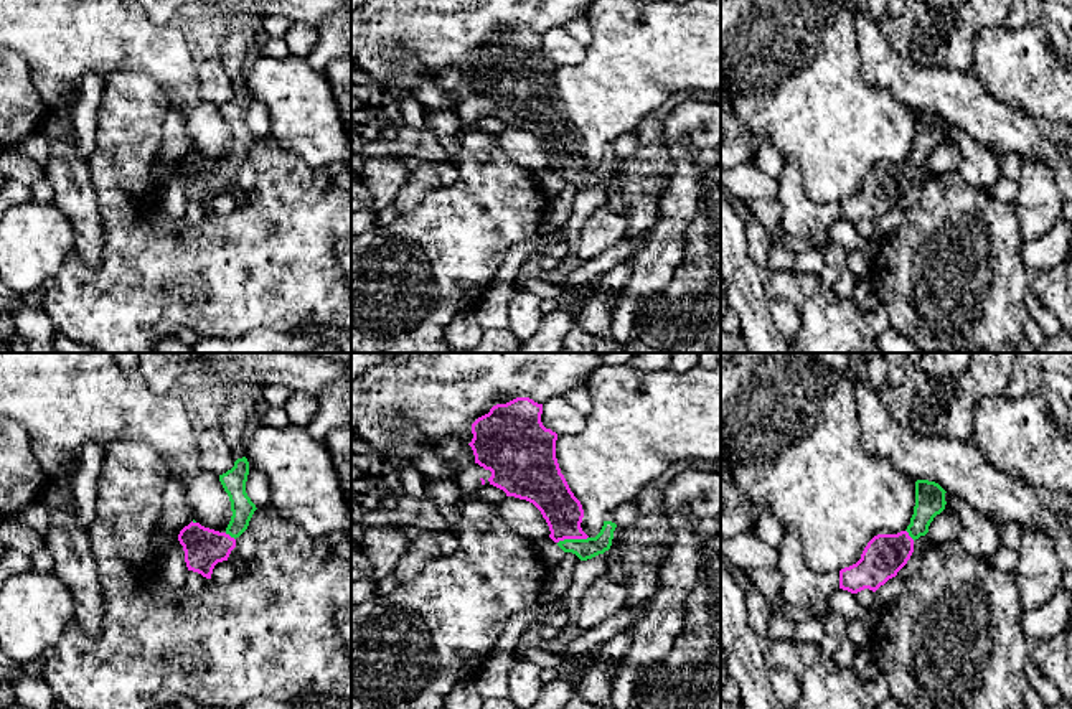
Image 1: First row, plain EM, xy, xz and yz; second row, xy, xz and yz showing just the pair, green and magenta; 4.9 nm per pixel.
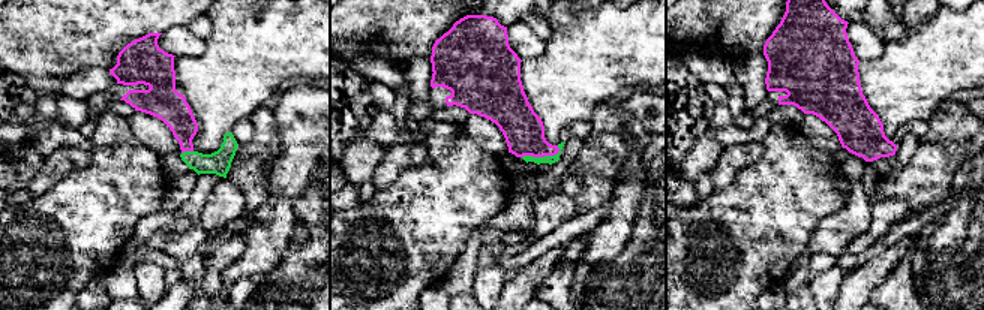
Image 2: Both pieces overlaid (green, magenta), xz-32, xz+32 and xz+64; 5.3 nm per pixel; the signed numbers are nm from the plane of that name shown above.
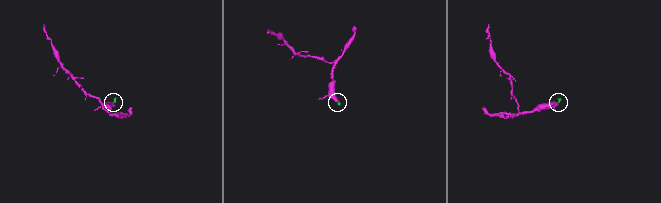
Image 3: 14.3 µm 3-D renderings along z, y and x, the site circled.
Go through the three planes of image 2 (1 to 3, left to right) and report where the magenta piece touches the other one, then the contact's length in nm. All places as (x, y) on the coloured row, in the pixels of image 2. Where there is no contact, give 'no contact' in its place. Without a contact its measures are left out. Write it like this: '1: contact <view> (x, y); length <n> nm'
1: contact xz-32 (186, 152); length 70 nm
2: contact xz+32 (540, 157); length 220 nm
3: no contact

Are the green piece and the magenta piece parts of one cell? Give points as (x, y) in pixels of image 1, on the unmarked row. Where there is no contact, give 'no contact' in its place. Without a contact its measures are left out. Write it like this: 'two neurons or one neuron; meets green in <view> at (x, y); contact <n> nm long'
one neuron; meets green in xz at (573, 170); contact 160 nm long

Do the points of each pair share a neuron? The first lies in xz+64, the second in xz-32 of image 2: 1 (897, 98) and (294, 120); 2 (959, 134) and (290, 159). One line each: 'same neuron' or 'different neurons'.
1: different neurons
2: different neurons

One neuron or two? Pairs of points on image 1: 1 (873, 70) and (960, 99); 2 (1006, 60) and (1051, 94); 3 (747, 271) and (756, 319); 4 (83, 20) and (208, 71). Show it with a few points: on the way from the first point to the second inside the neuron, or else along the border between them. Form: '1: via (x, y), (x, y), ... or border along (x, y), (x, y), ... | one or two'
1: via (894, 73), (912, 86), (939, 91) | one
2: via (1018, 66), (1041, 83) | one
3: via (747, 282), (747, 297), (752, 307) | one
4: border along (197, 66), (202, 96), (213, 104) | two

